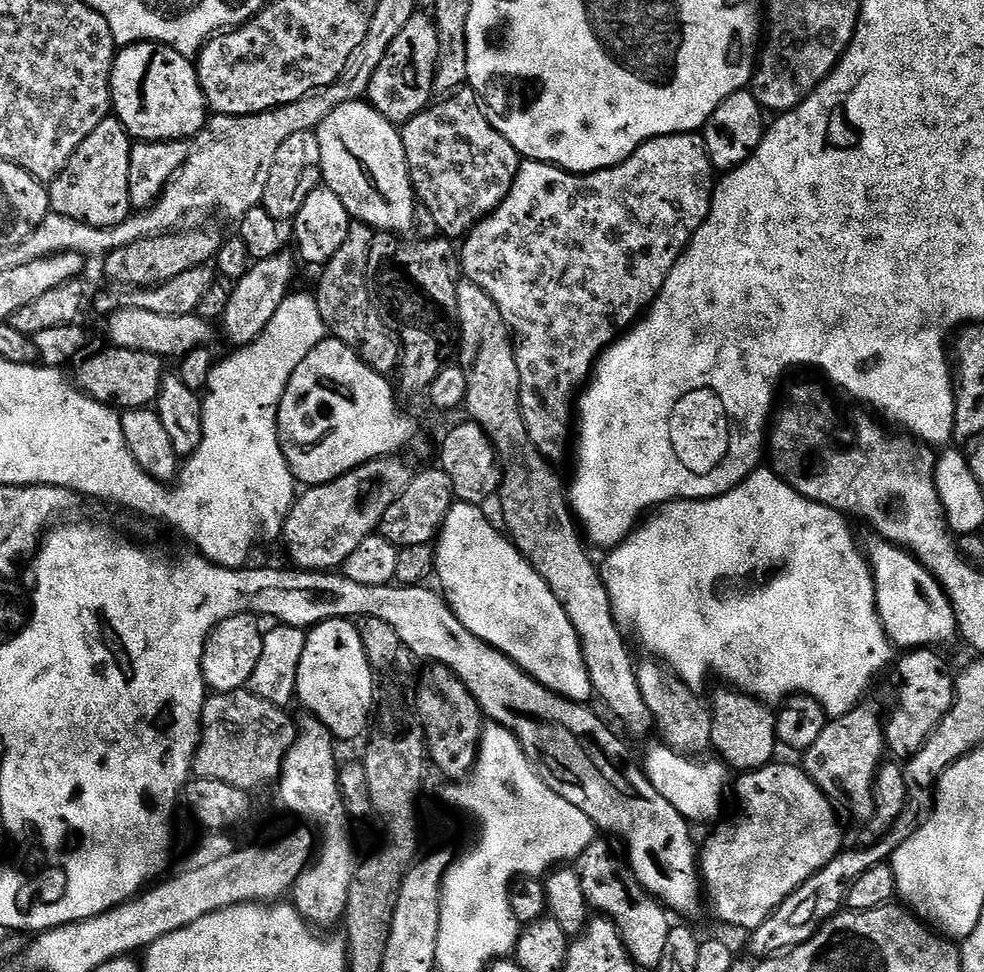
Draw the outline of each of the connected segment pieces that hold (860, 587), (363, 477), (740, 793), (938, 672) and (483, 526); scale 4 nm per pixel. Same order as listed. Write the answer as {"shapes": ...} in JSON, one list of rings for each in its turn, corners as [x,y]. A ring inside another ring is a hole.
{"shapes":[[[[757,470],[750,473],[741,484],[734,486],[734,490],[726,494],[709,500],[674,500],[671,504],[663,505],[652,515],[649,515],[627,540],[623,540],[605,555],[608,557],[605,558],[604,564],[602,560],[600,577],[603,578],[606,590],[610,594],[610,602],[617,620],[621,625],[627,626],[630,632],[630,627],[632,627],[633,634],[640,639],[641,646],[648,651],[645,653],[659,658],[672,671],[677,672],[682,682],[686,682],[686,686],[697,690],[703,689],[704,679],[707,676],[716,675],[725,685],[765,702],[773,702],[772,700],[783,702],[788,697],[797,694],[809,696],[828,711],[829,717],[839,718],[861,704],[865,699],[864,691],[871,686],[872,679],[888,663],[888,667],[893,663],[894,645],[885,634],[876,609],[876,583],[872,577],[872,566],[868,562],[867,555],[862,551],[861,545],[860,548],[856,545],[856,540],[848,529],[847,522],[849,521],[845,513],[835,512],[830,506],[822,506],[798,494],[798,490],[790,487],[783,476],[771,470]],[[760,560],[764,564],[784,564],[784,572],[778,573],[769,584],[764,584],[753,592],[742,593],[740,604],[731,604],[728,600],[722,601],[720,606],[728,613],[718,612],[714,602],[718,601],[720,596],[716,591],[723,586],[724,580],[736,580],[739,576],[750,575],[752,568],[759,566]]],[[[395,455],[371,460],[337,480],[305,487],[292,504],[282,533],[291,563],[305,572],[326,572],[343,566],[358,545],[379,529],[386,510],[410,486],[414,468],[400,459],[404,458]]],[[[780,763],[735,777],[736,813],[725,824],[715,825],[716,833],[702,844],[698,856],[707,899],[712,899],[717,918],[732,928],[762,926],[798,886],[845,847],[833,801],[803,767]]],[[[931,647],[917,648],[895,661],[896,676],[900,685],[896,688],[896,705],[892,713],[886,716],[884,726],[884,743],[887,751],[892,752],[897,761],[906,762],[922,750],[922,746],[935,730],[942,718],[956,701],[956,682],[953,673],[948,673],[939,651]]],[[[453,503],[446,514],[444,525],[435,541],[436,570],[435,579],[440,579],[439,587],[452,607],[452,613],[482,642],[498,649],[504,656],[511,658],[516,665],[528,676],[550,691],[565,696],[568,700],[588,702],[594,693],[590,674],[586,670],[586,662],[582,658],[582,646],[574,626],[570,626],[570,618],[566,618],[566,610],[558,598],[554,598],[554,590],[546,586],[542,574],[530,566],[530,562],[515,544],[499,527],[488,521],[483,507],[474,504]]]]}

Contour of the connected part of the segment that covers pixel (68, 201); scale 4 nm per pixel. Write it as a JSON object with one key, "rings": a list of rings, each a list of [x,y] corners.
{"rings":[[[109,114],[105,120],[98,122],[98,126],[90,130],[86,142],[74,150],[70,162],[66,162],[66,170],[62,170],[62,174],[47,185],[49,209],[66,218],[74,218],[74,222],[86,222],[86,226],[95,228],[113,228],[126,222],[134,212],[130,202],[130,150],[133,143],[132,137],[115,115]]]}

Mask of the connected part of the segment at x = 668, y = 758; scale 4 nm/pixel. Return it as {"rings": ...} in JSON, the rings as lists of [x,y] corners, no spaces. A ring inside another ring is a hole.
{"rings":[[[655,742],[648,753],[642,759],[644,773],[648,775],[648,781],[693,825],[699,826],[707,820],[715,821],[720,812],[720,803],[724,800],[724,772],[726,768],[719,759],[700,759],[691,756],[681,756],[673,748],[663,742]],[[708,760],[708,761],[707,761]],[[705,762],[705,764],[703,764]]]}

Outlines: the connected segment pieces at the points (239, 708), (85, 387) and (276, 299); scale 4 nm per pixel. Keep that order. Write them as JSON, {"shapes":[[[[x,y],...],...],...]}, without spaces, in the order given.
{"shapes":[[[[249,690],[238,692],[218,692],[209,695],[204,702],[204,713],[200,719],[200,745],[192,760],[193,773],[201,780],[226,782],[255,790],[263,784],[279,781],[284,759],[296,741],[296,720],[288,717],[287,711],[278,705],[264,701]]],[[[105,346],[101,352],[87,356],[75,365],[74,383],[80,391],[117,410],[144,410],[155,405],[158,390],[166,375],[165,357],[155,356],[146,350],[126,350],[111,346]]],[[[281,250],[275,256],[255,261],[252,269],[231,285],[230,302],[226,302],[222,325],[224,324],[224,336],[232,346],[243,346],[254,342],[258,334],[266,330],[270,318],[274,318],[274,310],[278,310],[278,306],[282,306],[284,299],[290,295],[290,289],[293,287],[292,275],[296,272],[297,261],[293,253],[289,252]]]]}

